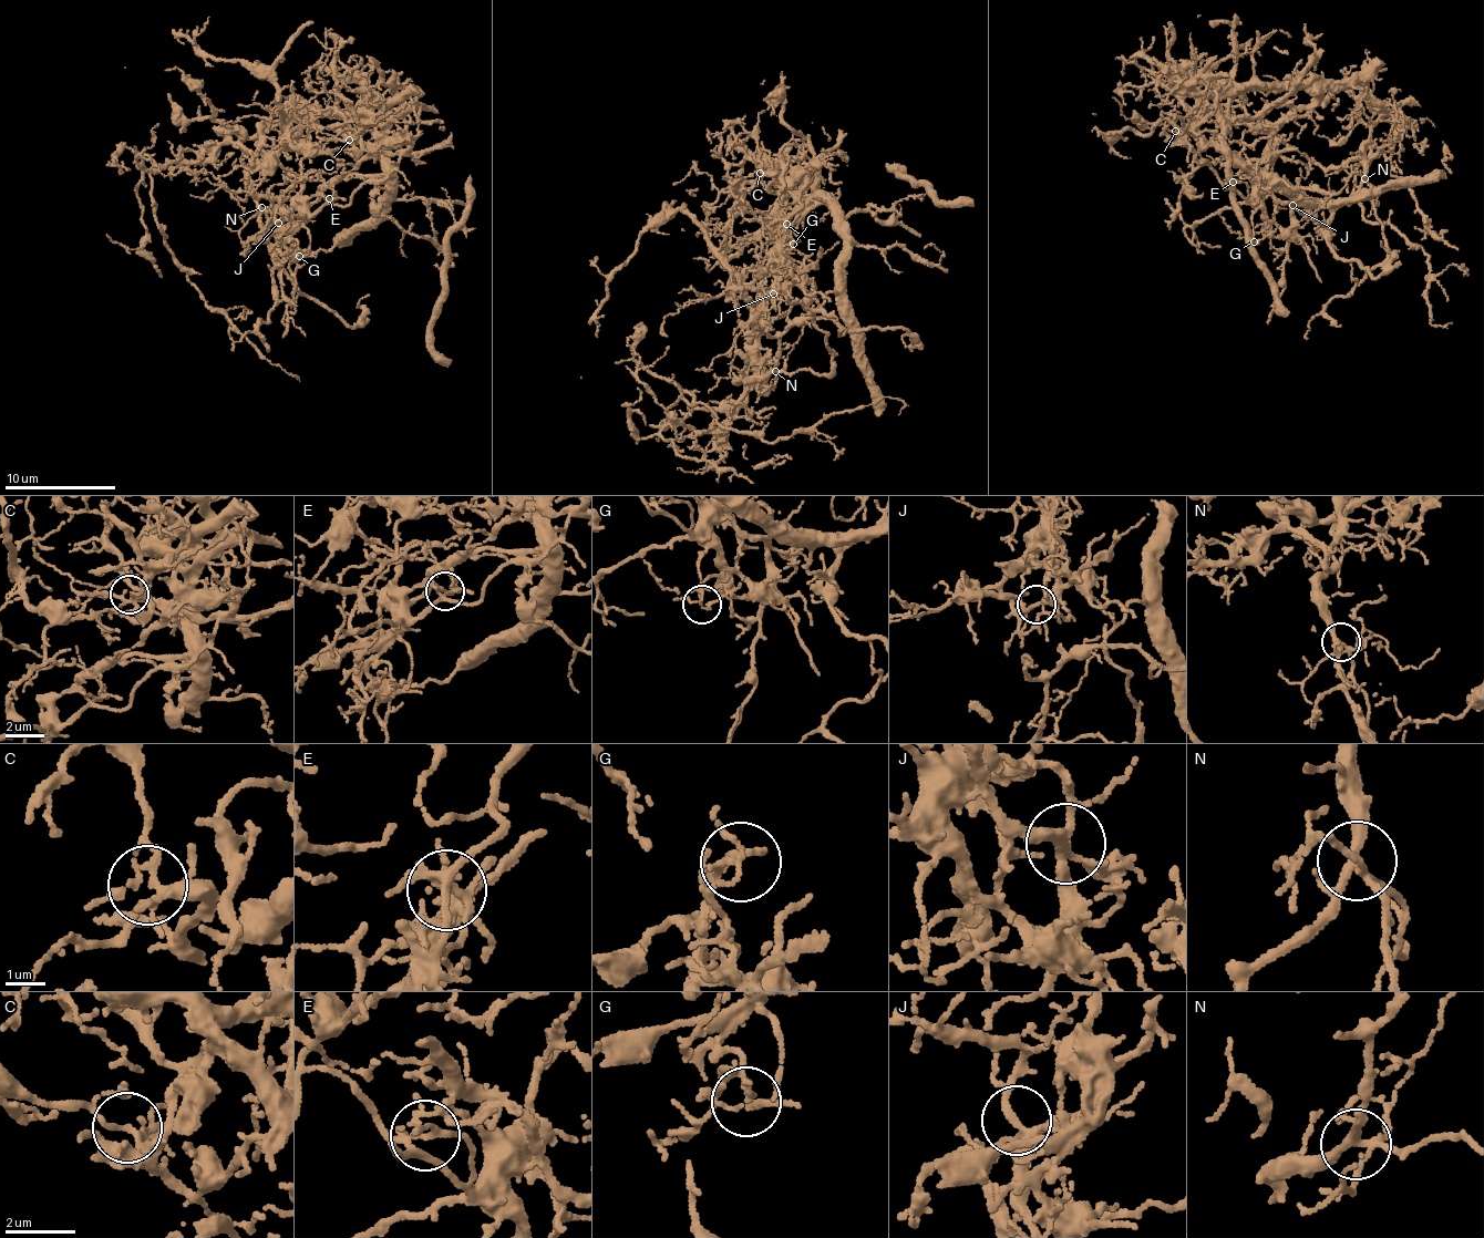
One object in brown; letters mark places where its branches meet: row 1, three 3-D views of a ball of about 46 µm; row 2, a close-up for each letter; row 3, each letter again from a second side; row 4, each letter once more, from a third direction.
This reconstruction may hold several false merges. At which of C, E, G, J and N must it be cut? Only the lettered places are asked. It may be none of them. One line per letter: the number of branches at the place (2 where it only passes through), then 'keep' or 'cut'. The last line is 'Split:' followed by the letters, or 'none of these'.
C: 5 | keep
E: 5 | cut
G: 5 | cut
J: 6 | keep
N: 6 | keep
Split: E, G

